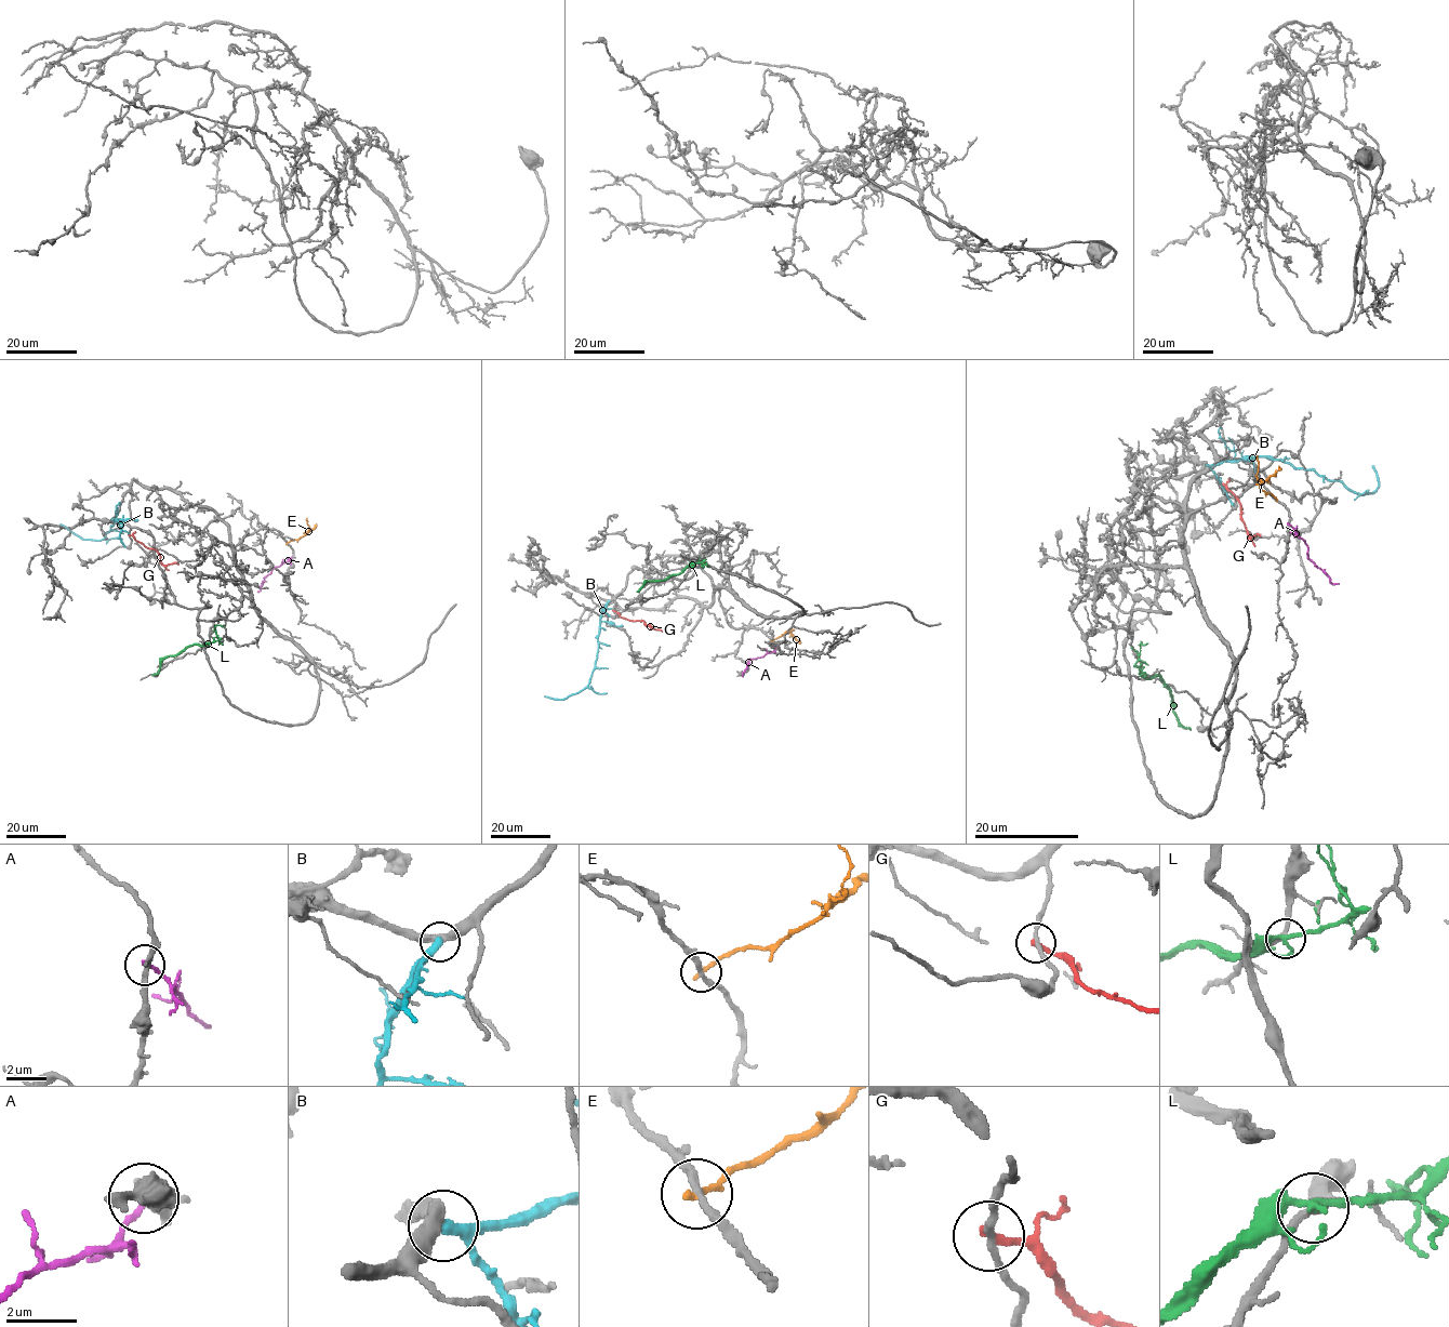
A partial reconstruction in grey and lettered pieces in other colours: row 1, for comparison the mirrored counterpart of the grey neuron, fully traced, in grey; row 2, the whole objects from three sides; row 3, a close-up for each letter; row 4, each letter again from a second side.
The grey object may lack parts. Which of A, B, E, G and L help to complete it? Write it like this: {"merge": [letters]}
{"merge": []}

